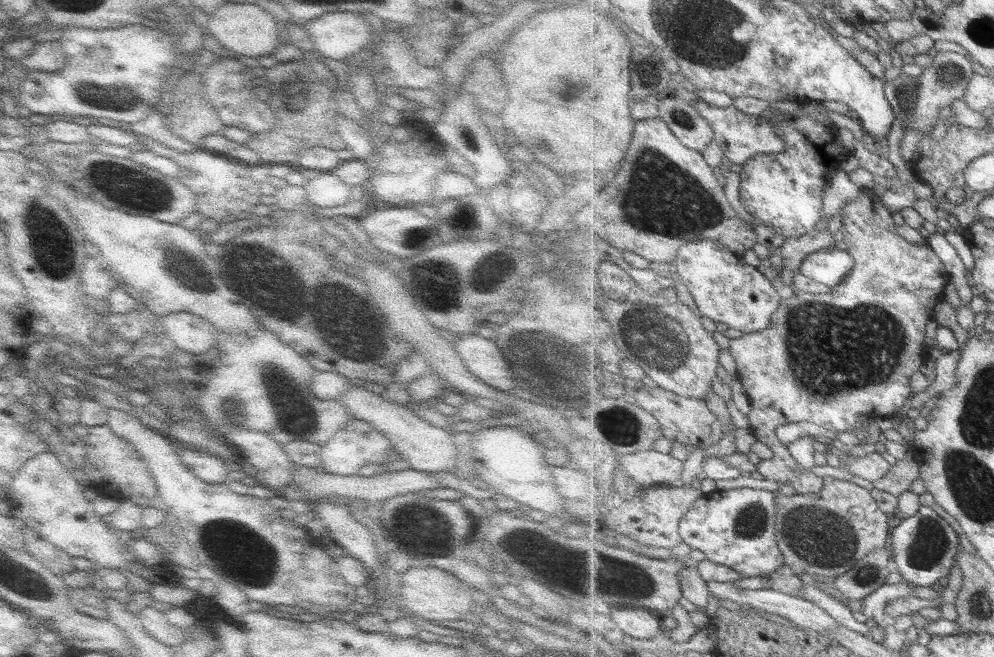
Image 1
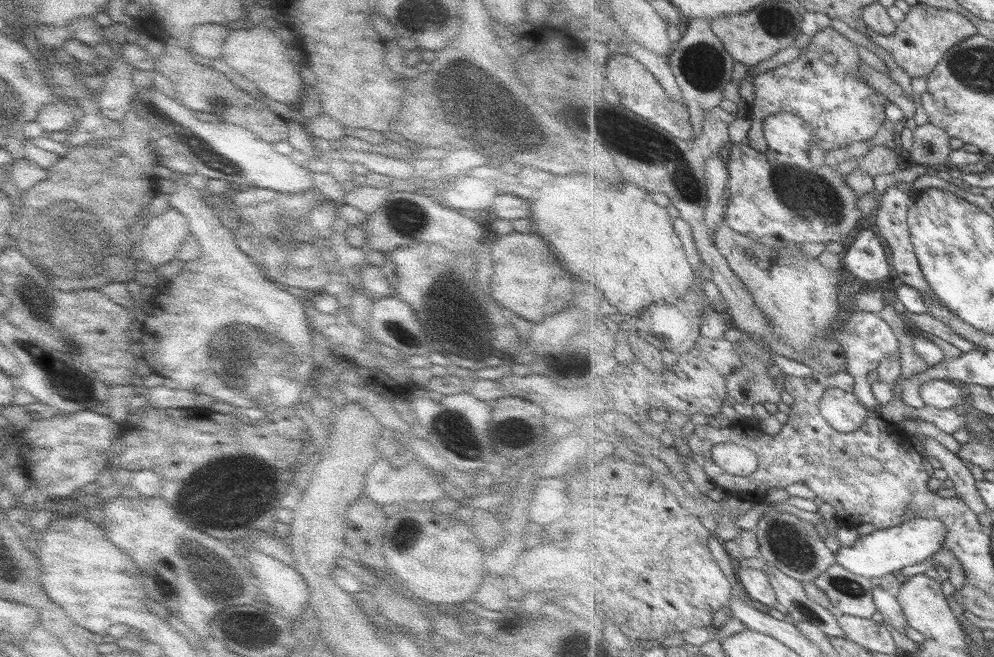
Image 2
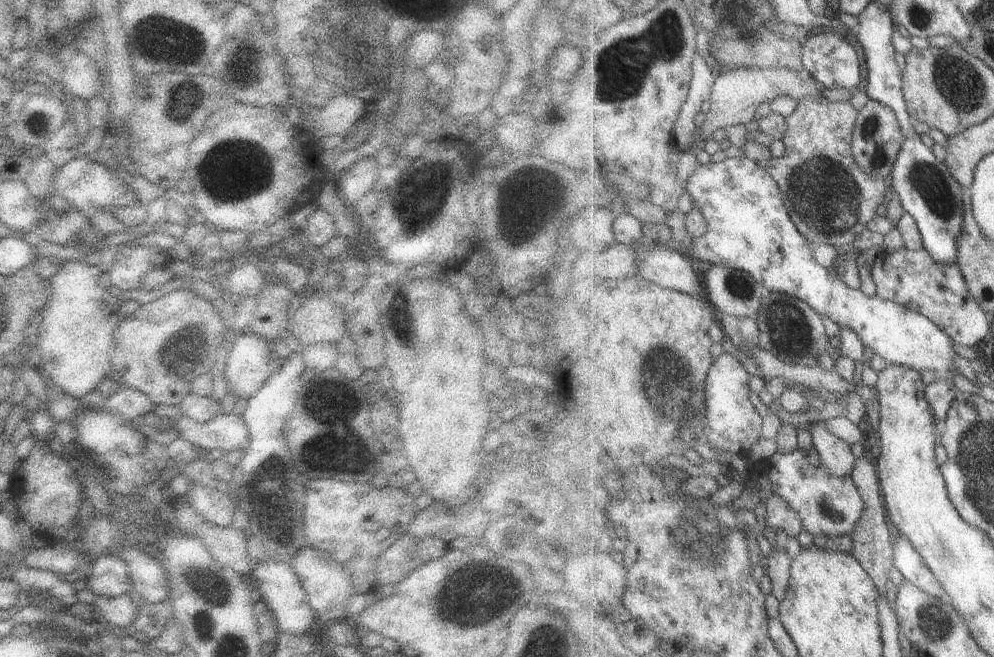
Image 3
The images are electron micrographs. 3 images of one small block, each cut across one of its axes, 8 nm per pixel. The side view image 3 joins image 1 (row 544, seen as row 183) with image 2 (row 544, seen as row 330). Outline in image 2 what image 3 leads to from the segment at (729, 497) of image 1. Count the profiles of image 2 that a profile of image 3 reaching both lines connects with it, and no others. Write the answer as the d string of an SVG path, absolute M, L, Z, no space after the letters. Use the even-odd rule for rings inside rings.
M913 517L891 528L876 529L868 535L853 536L849 539L844 536L843 546L836 553L836 563L853 574L873 580L895 570L903 570L905 566L915 566L925 558L931 558L944 548L946 538L948 528L942 520L933 517Z

